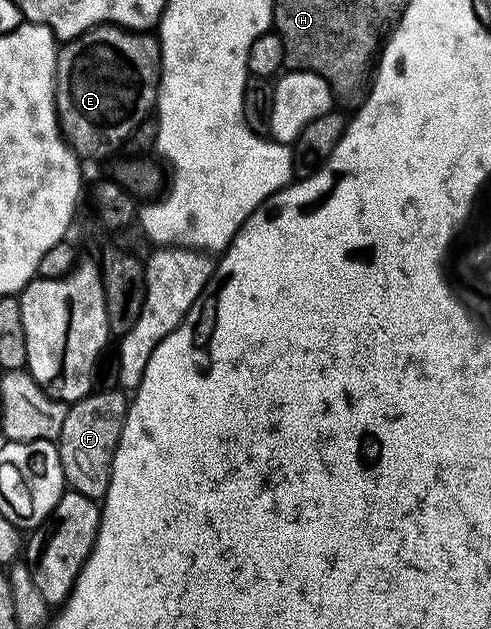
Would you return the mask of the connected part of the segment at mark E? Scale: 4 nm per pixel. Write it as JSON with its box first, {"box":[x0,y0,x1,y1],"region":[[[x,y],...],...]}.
{"box":[57,25,161,160],"region":[[[102,25],[93,27],[89,31],[84,31],[76,39],[70,39],[58,50],[57,53],[57,123],[61,126],[61,134],[64,135],[66,143],[69,144],[78,160],[85,159],[105,159],[108,155],[113,155],[133,134],[137,131],[137,126],[145,118],[154,114],[157,105],[157,91],[161,88],[161,44],[158,36],[144,31],[127,31],[123,27],[112,25]]]}

